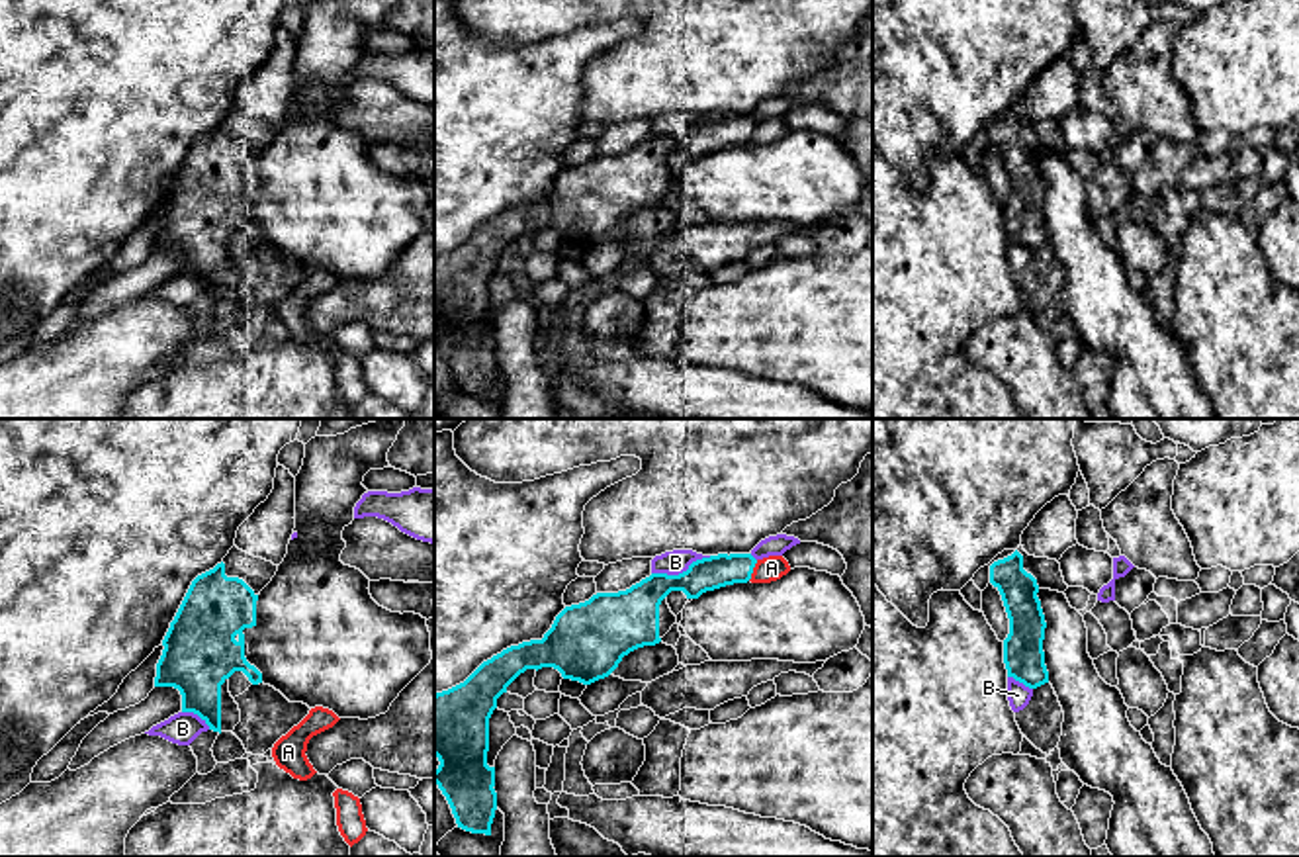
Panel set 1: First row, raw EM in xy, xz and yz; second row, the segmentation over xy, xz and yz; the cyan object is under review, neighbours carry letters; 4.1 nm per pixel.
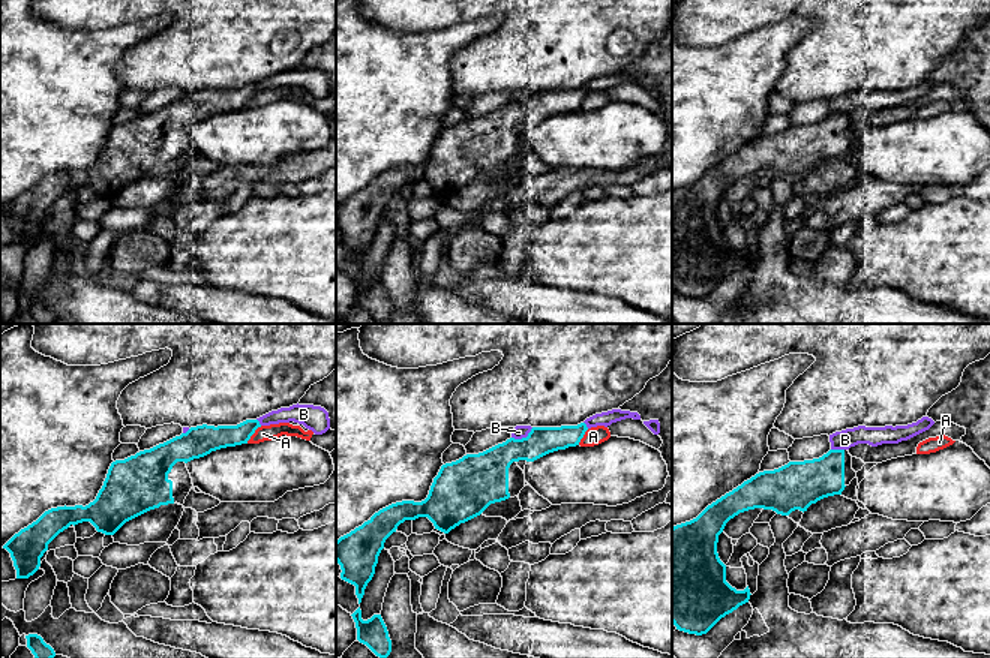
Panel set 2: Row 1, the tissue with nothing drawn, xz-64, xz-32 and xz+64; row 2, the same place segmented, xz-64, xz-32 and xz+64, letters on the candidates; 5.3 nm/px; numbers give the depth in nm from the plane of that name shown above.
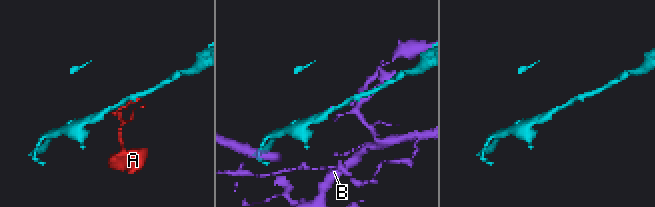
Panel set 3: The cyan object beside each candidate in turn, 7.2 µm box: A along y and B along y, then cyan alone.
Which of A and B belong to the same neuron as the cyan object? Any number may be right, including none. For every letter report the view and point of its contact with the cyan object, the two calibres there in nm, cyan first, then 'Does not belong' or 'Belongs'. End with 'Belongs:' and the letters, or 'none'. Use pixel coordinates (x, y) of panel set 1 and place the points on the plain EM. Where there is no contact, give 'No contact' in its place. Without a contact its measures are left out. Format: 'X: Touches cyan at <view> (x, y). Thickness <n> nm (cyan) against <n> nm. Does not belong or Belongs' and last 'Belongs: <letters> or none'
A: Touches cyan at xz (752, 132). Thickness 140 nm (cyan) against 100 nm. Does not belong
B: Touches cyan at xz (683, 134). Thickness 190 nm (cyan) against 100 nm. Does not belong
Belongs: none

